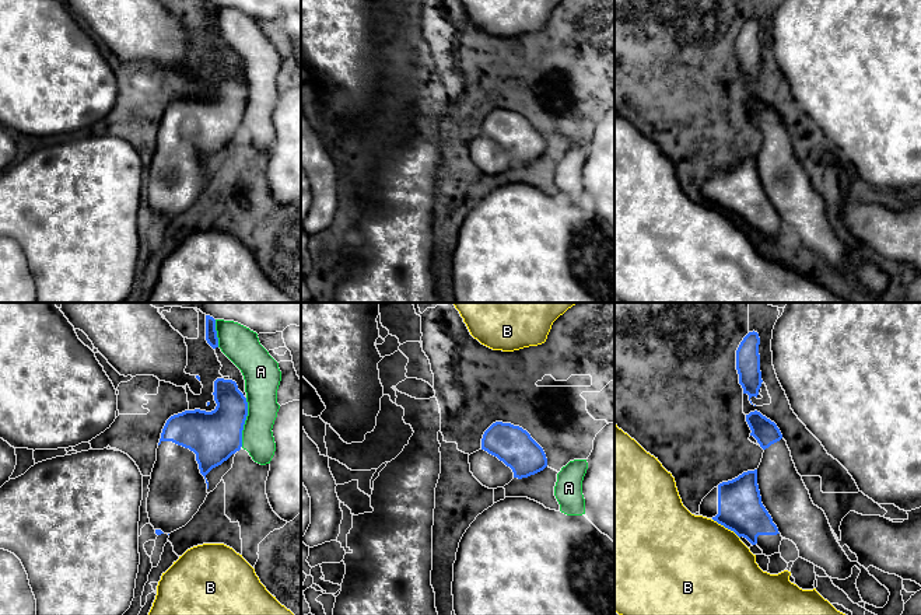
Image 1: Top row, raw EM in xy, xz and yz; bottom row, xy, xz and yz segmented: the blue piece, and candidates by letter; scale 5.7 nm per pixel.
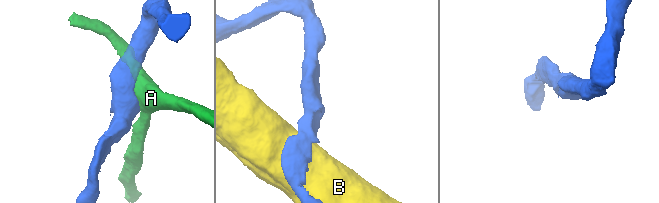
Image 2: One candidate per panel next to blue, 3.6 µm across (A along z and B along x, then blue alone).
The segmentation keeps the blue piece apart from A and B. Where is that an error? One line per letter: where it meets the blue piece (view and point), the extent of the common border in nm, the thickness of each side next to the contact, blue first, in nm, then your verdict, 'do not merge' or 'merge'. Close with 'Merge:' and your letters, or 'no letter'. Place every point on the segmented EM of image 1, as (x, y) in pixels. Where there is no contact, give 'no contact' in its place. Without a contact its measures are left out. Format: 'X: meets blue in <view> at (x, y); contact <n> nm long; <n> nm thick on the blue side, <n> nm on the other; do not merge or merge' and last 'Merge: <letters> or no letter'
A: meets blue in xy at (244, 422); contact 280 nm long; 300 nm thick on the blue side, 190 nm on the other; do not merge
B: meets blue in yz at (727, 527); contact 200 nm long; 260 nm thick on the blue side, 480 nm on the other; do not merge
Merge: no letter

